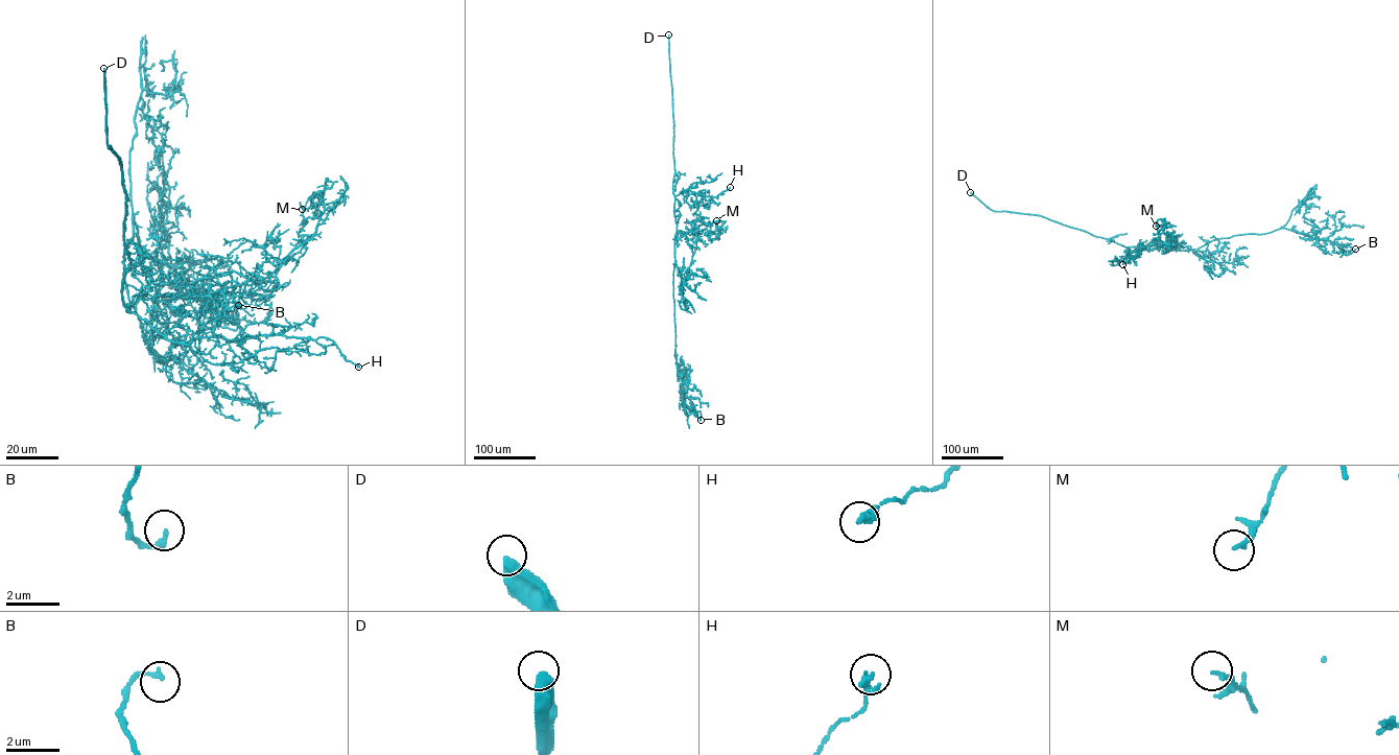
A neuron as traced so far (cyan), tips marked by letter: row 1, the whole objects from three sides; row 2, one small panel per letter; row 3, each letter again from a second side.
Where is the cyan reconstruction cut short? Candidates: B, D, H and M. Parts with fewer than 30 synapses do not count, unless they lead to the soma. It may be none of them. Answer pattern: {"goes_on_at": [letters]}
{"goes_on_at": ["D"]}

